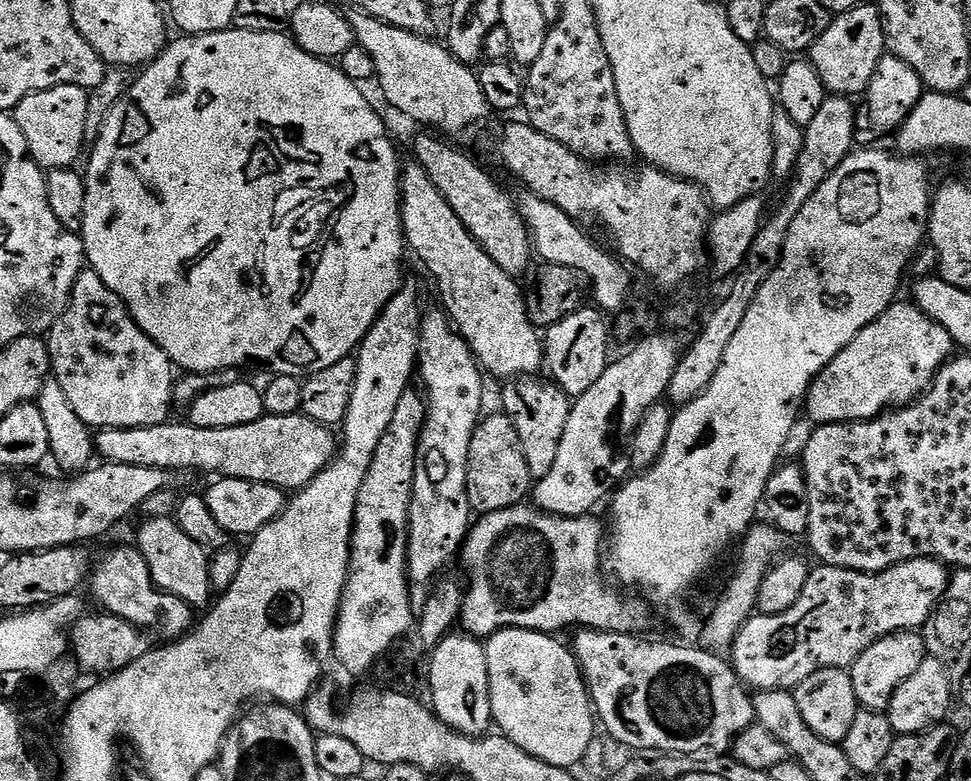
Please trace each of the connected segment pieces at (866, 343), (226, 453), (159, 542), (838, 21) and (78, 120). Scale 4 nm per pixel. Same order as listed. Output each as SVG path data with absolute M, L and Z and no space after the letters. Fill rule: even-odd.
M894 302L888 309L883 312L874 322L870 322L870 326L866 326L854 338L854 342L850 342L850 346L842 349L832 361L826 365L825 368L816 375L815 382L810 386L808 391L808 398L806 401L806 416L813 424L819 426L822 424L853 424L856 420L872 420L876 416L883 416L889 410L905 407L918 399L919 396L924 395L932 386L932 380L940 372L940 368L947 364L954 356L954 345L950 334L946 334L946 330L942 326L938 326L938 322L934 322L934 318L930 318L926 314L922 314L922 310L914 303Z
M270 416L258 418L246 426L226 426L225 428L195 428L191 422L184 424L159 424L158 426L138 426L137 428L102 428L94 436L94 452L101 461L122 466L154 466L167 472L213 472L216 478L242 478L250 482L266 482L285 490L305 488L338 451L338 436L327 424L314 422L310 417Z
M148 518L143 521L140 533L134 539L135 547L139 548L142 558L146 558L146 566L150 566L150 574L154 582L164 592L182 598L193 610L207 609L214 600L214 589L210 582L209 549L198 546L194 538L190 538L178 526L175 519Z
M866 2L854 10L833 15L826 34L814 42L806 56L812 61L818 78L822 78L825 93L860 98L870 86L870 78L874 78L874 70L885 54L884 20L880 17L879 7Z
M54 86L22 98L14 110L14 119L22 138L26 138L32 161L45 170L70 168L86 152L86 106L89 89L82 86Z

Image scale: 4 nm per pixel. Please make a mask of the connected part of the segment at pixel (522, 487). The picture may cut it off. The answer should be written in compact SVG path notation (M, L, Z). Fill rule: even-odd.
M496 410L493 416L485 415L470 438L470 454L466 470L466 494L473 513L483 514L507 508L519 508L529 499L533 487L530 466L526 466L526 454L522 454L522 438L518 438L514 422L510 422L510 418L502 410Z

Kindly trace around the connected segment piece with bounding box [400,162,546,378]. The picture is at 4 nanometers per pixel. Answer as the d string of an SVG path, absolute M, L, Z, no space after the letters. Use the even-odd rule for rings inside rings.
M415 162L405 163L400 174L400 217L404 227L404 239L407 247L424 263L424 268L436 279L436 288L440 291L443 311L447 312L454 323L455 331L471 346L476 356L476 363L489 377L504 376L503 378L519 378L536 376L539 368L545 367L544 341L541 329L537 328L528 316L525 289L515 276L506 274L486 250L466 230L462 218L450 210L450 202L442 198L438 186L430 182L430 174L424 167Z

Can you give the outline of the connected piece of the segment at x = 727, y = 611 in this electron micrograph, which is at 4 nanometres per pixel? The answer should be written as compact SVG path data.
M757 522L748 529L748 533L738 544L740 557L736 560L736 569L733 570L732 577L729 578L728 585L725 586L724 593L712 612L712 617L705 622L704 629L700 632L699 643L703 647L717 654L723 653L723 648L724 651L731 649L736 636L744 629L744 623L751 620L757 611L756 603L758 590L762 590L762 578L766 578L772 565L785 555L784 543L784 533L773 528L771 523Z

